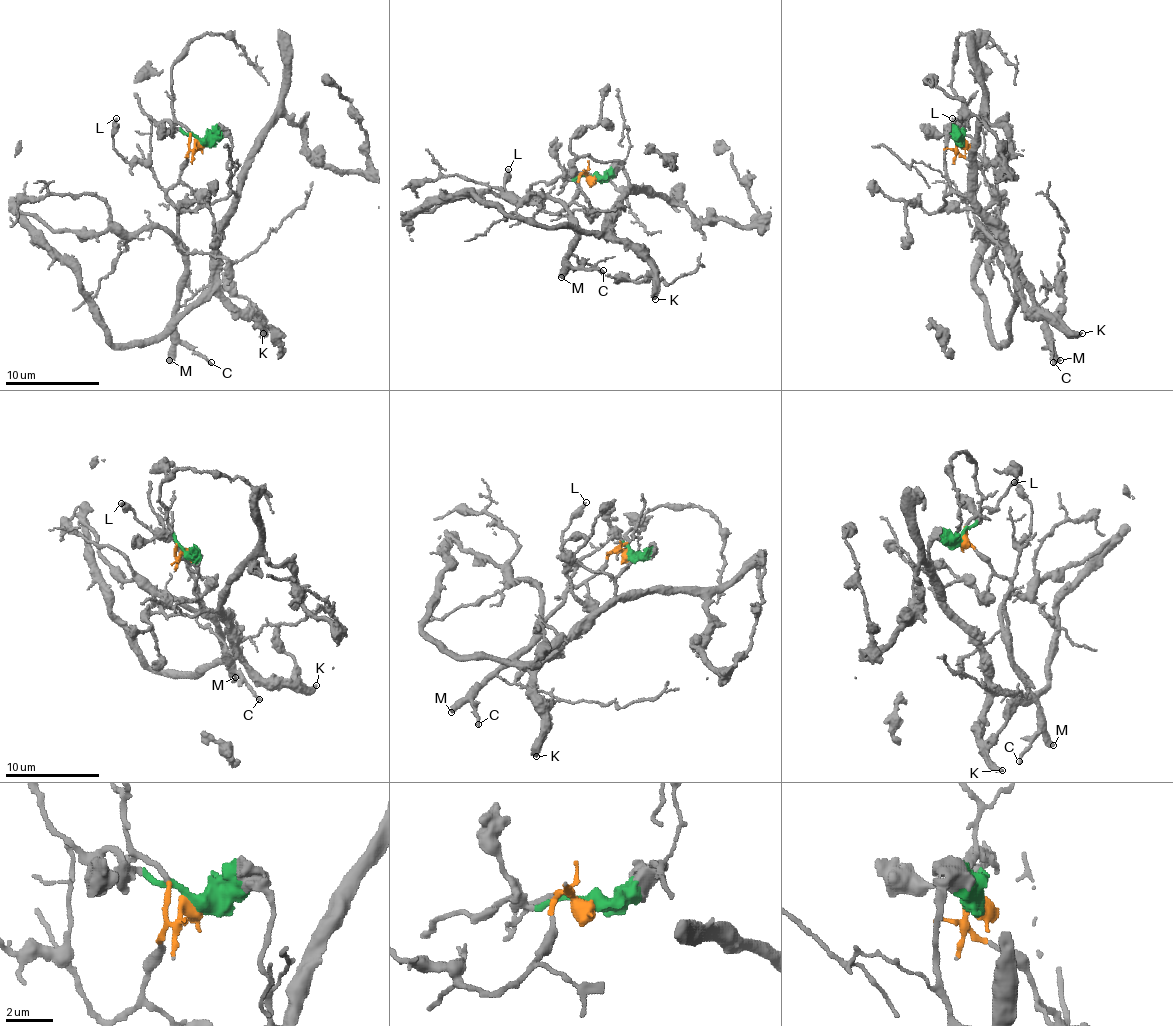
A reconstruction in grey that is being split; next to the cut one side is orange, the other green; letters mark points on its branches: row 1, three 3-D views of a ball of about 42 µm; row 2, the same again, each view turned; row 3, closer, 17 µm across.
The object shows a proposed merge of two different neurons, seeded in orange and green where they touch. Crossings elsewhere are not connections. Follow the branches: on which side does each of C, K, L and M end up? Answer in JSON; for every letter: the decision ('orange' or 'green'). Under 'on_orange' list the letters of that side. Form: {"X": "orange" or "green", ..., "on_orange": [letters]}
{"C": "orange", "K": "green", "L": "orange", "M": "orange", "on_orange": ["C", "L", "M"]}

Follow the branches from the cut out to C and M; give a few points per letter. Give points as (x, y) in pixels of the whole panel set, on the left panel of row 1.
C: (199, 143), (190, 150), (166, 200), (176, 209), (178, 249), (185, 264), (176, 334), (211, 363)
M: (199, 143), (166, 193), (176, 209), (178, 249), (185, 261), (176, 351), (169, 360)

